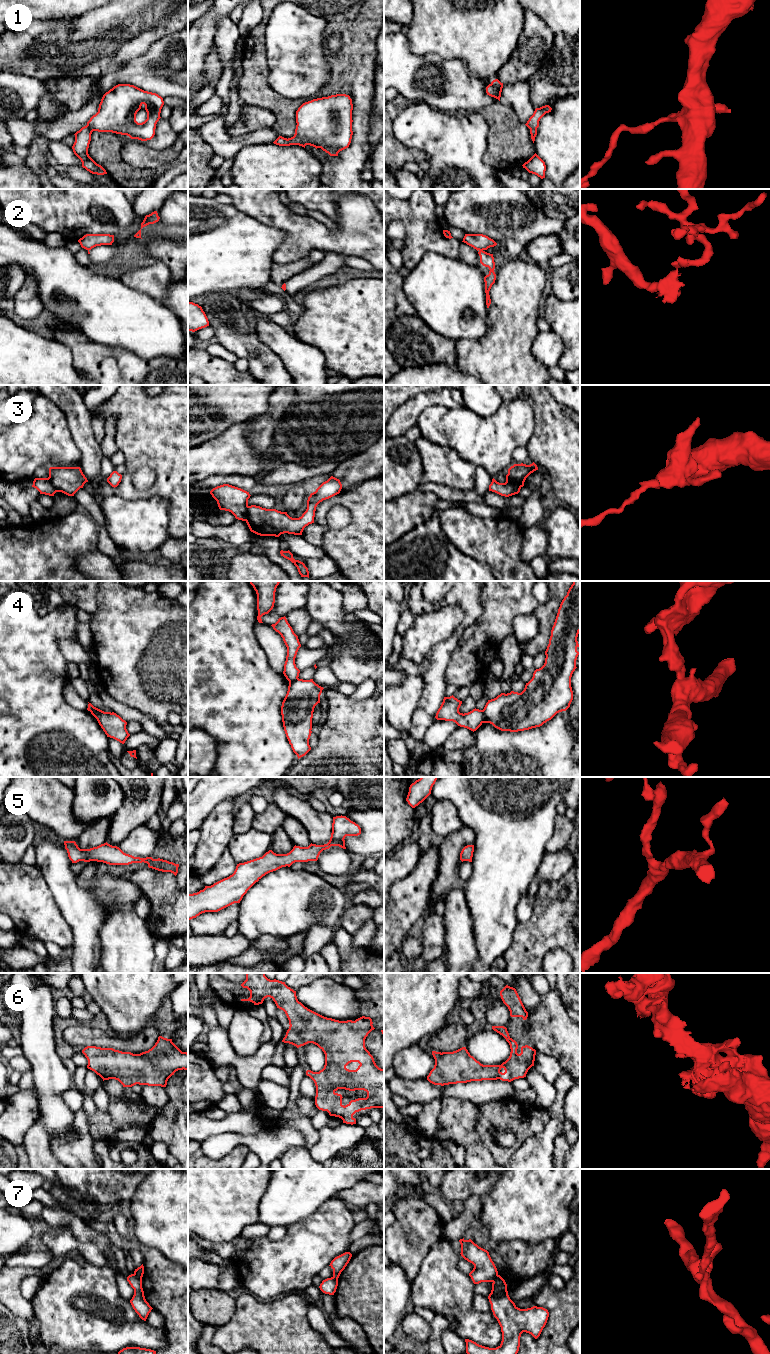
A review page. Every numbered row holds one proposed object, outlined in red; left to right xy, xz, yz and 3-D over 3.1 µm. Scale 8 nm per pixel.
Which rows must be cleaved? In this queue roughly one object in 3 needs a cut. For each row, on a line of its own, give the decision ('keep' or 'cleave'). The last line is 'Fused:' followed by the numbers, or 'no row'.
1: keep
2: cleave
3: cleave
4: cleave
5: keep
6: keep
7: cleave
Fused: 2, 3, 4, 7

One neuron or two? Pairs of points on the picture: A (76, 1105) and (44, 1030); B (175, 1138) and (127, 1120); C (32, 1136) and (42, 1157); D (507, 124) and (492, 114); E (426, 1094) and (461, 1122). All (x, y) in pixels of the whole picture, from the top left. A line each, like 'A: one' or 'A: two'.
A: two
B: two
C: one
D: one
E: two

